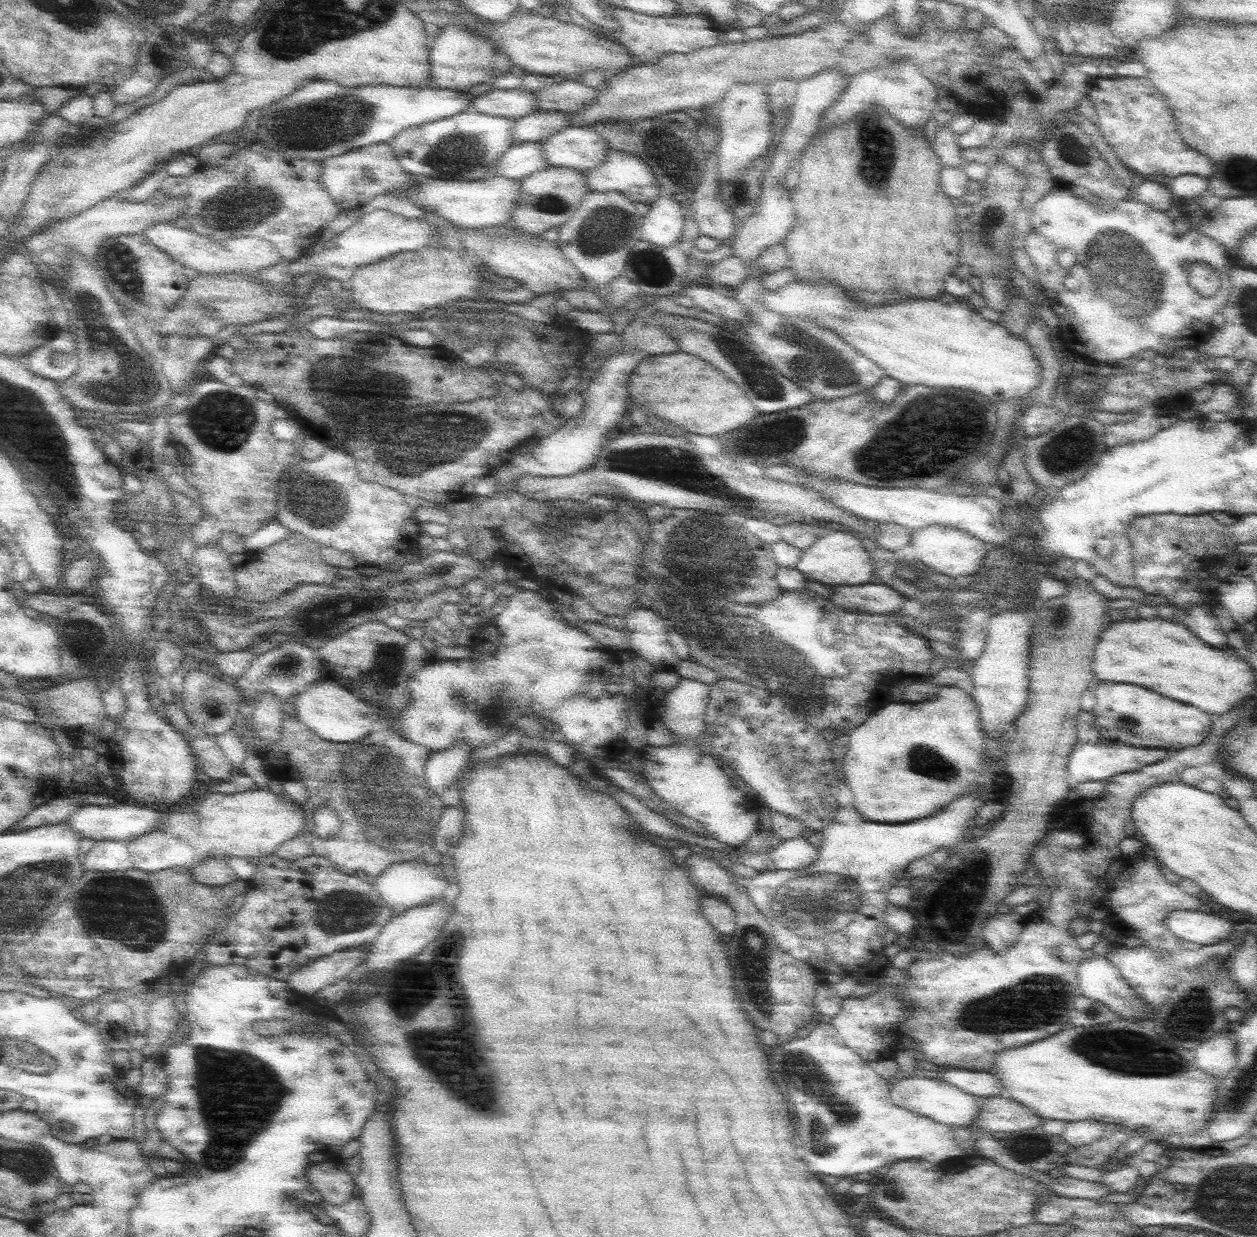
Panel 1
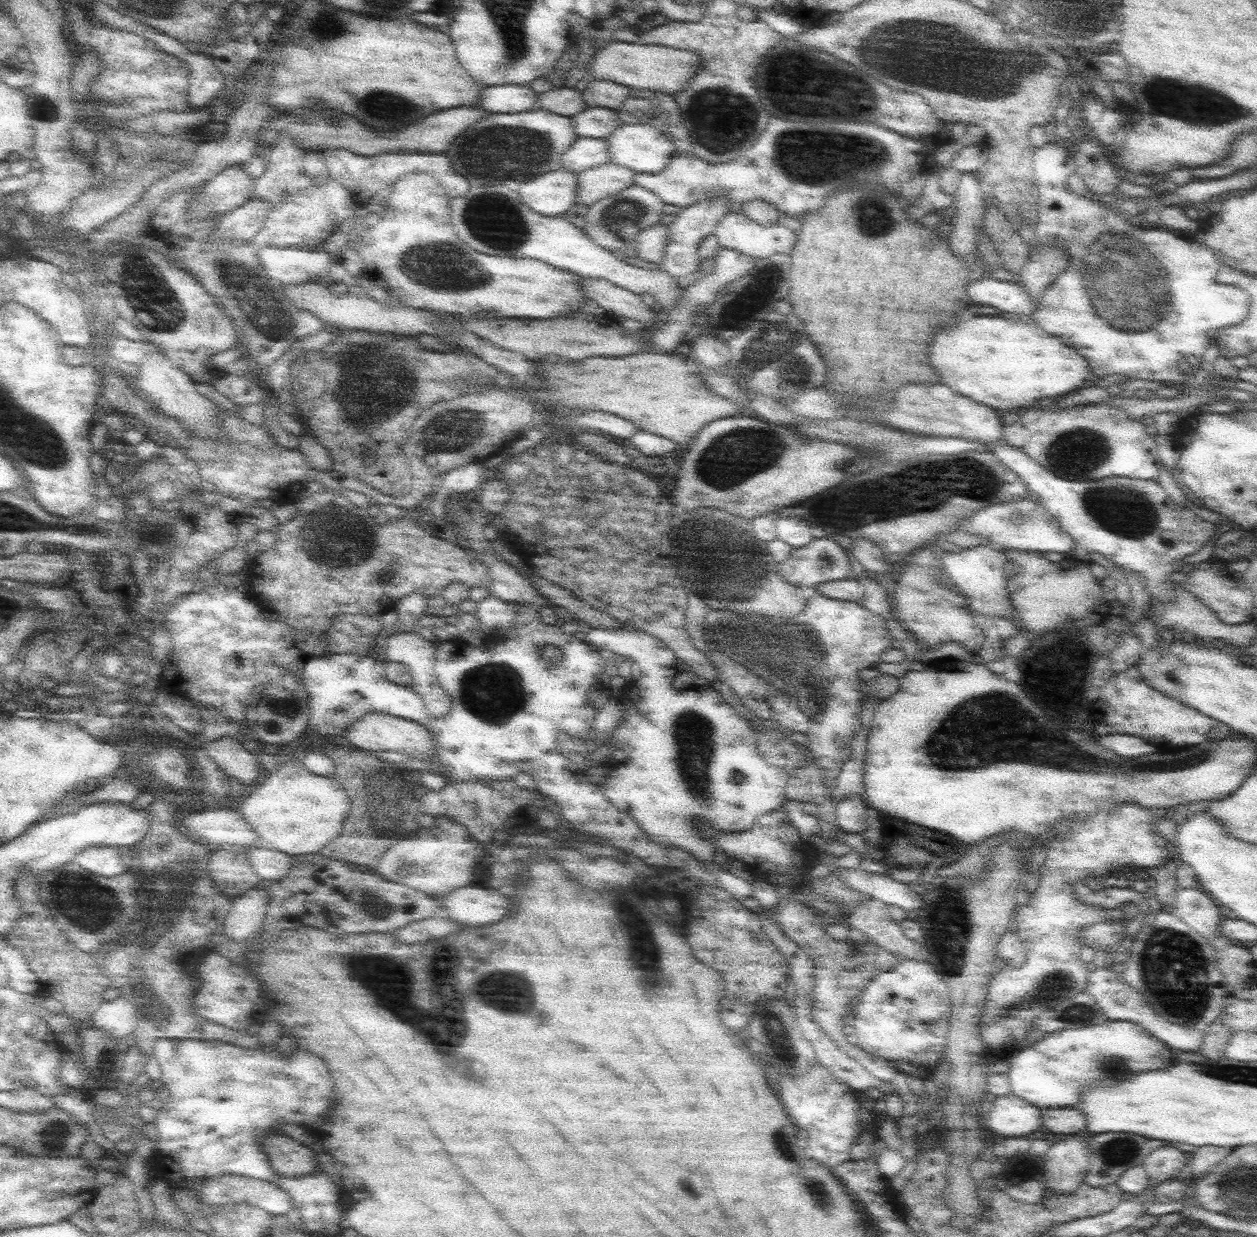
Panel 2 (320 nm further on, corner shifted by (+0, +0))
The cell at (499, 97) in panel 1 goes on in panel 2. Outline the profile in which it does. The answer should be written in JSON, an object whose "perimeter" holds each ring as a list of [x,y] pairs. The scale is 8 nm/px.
{"perimeter":[[[574,87],[553,88],[550,92],[538,95],[538,104],[543,109],[562,116],[574,116],[587,108],[583,92]]]}

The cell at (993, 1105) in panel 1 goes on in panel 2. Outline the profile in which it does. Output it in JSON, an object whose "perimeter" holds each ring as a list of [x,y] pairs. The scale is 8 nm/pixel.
{"perimeter":[[[1078,1107],[1041,1108],[1043,1130],[1054,1134],[1076,1134],[1086,1130],[1086,1115]]]}

